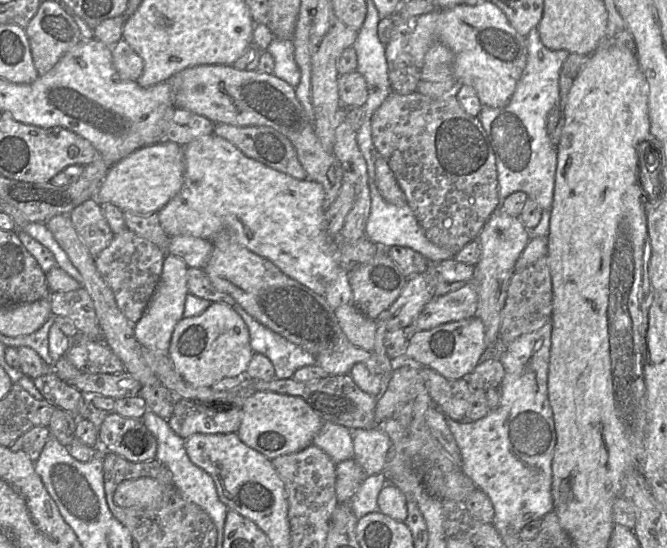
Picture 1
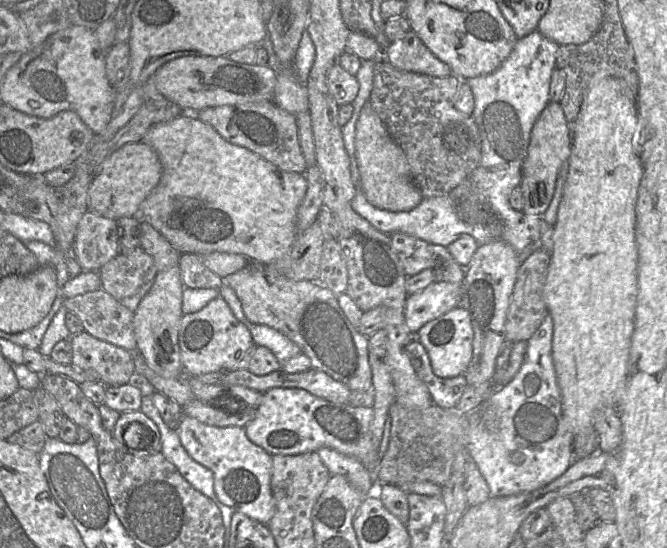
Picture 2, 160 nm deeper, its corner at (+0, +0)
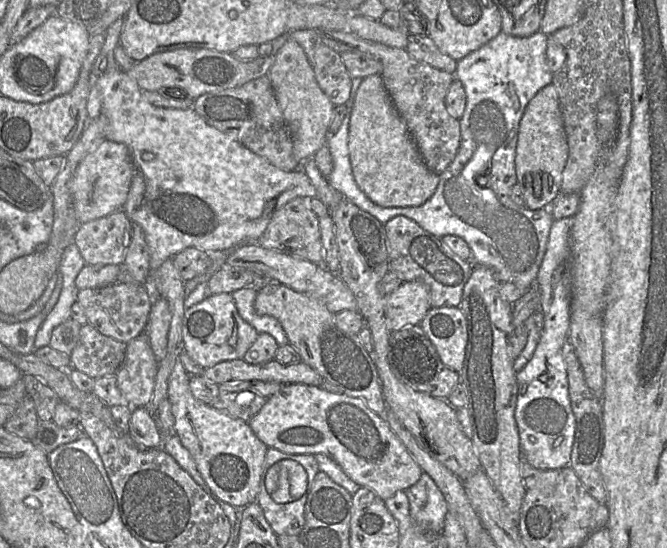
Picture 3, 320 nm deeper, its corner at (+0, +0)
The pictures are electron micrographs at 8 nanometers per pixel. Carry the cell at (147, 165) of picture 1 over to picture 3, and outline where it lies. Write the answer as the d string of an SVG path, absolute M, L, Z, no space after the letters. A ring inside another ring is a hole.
M104 139L81 161L71 182L75 213L79 223L102 218L123 209L128 199L133 173L132 157L128 146Z

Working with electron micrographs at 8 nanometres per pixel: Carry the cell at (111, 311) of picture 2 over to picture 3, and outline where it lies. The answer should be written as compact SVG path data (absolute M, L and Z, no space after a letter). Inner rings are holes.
M133 281L79 290L76 302L81 305L88 325L102 335L125 344L144 332L151 310L147 287Z

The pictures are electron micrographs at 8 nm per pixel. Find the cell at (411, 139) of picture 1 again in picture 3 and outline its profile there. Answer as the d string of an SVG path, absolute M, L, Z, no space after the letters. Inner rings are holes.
M350 31L319 33L320 42L339 54L364 53L382 64L380 76L394 106L404 120L426 167L440 176L455 159L461 142L459 119L449 114L445 104L446 94L455 75L417 61L405 49L364 40Z

